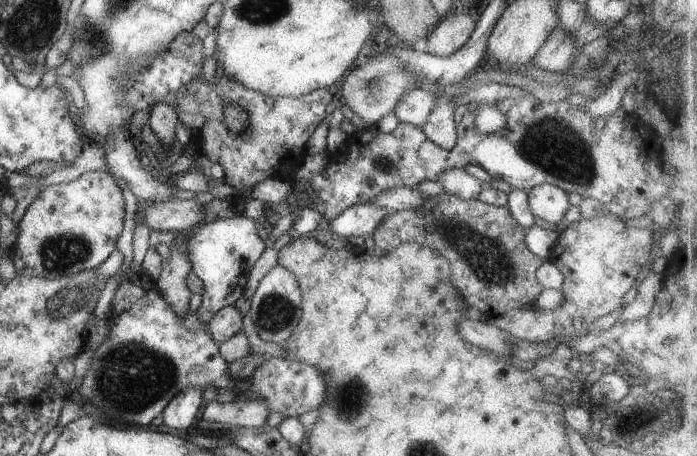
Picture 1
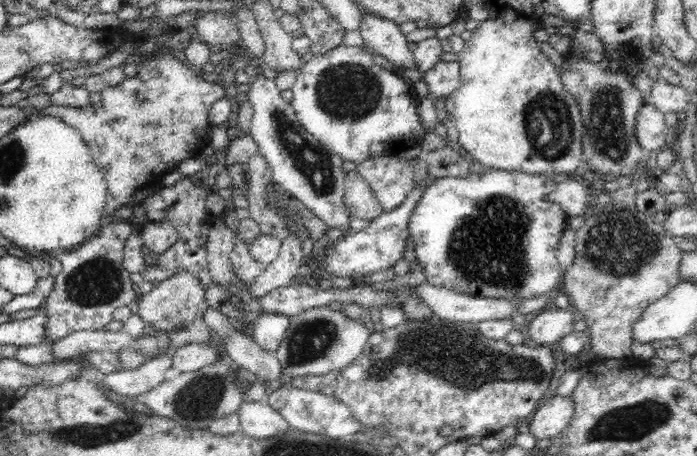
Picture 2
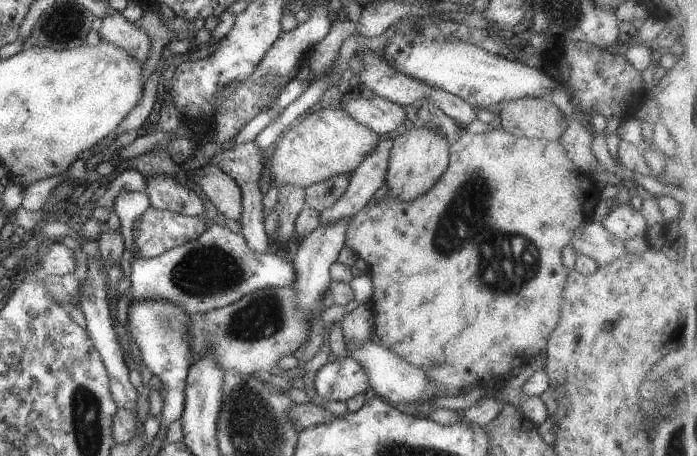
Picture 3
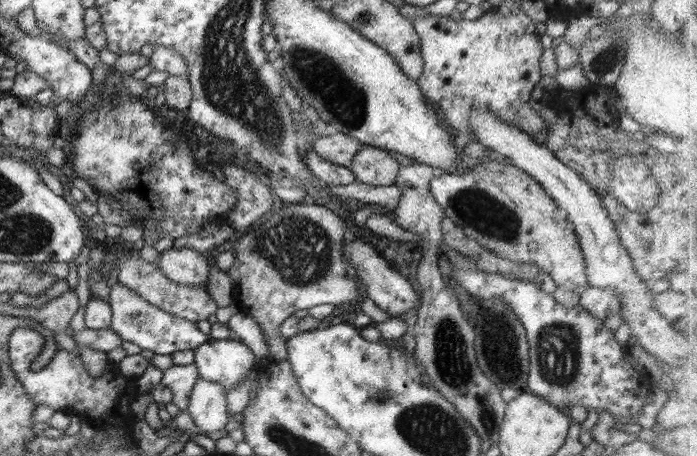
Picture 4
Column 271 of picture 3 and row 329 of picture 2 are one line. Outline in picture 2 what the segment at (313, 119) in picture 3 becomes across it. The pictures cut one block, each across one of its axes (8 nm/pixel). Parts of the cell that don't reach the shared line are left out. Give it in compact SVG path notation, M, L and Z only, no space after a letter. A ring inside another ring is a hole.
M182 271L157 282L150 292L143 294L142 299L138 301L136 313L145 322L147 333L160 331L170 334L174 330L186 328L192 324L204 303L205 292L198 277L195 274Z

